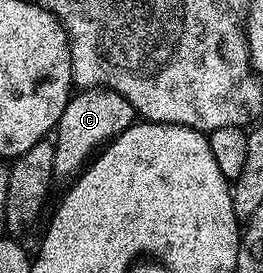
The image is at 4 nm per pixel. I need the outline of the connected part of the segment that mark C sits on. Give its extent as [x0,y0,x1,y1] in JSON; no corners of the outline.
[54,88,136,177]

